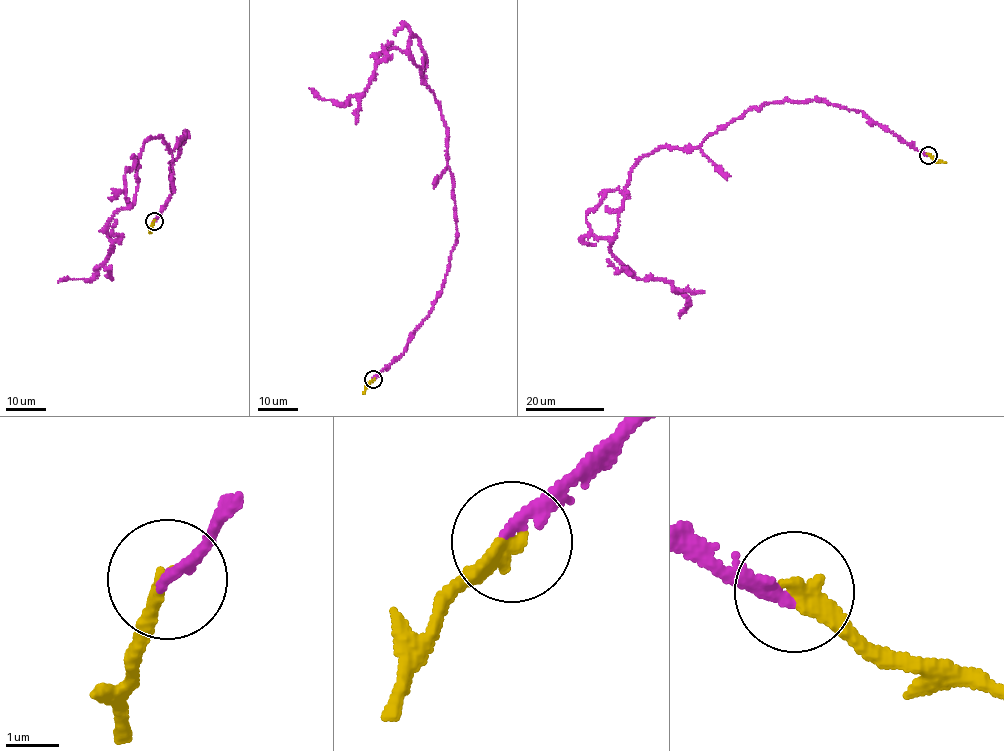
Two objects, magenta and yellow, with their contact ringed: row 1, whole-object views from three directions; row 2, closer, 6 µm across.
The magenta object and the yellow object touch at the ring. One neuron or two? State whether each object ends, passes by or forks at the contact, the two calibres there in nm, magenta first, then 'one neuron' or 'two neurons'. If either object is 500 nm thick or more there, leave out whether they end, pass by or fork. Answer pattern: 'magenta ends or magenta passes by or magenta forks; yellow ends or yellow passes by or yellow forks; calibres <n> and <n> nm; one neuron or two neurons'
magenta ends; yellow ends; calibres 240 and 300 nm; one neuron

